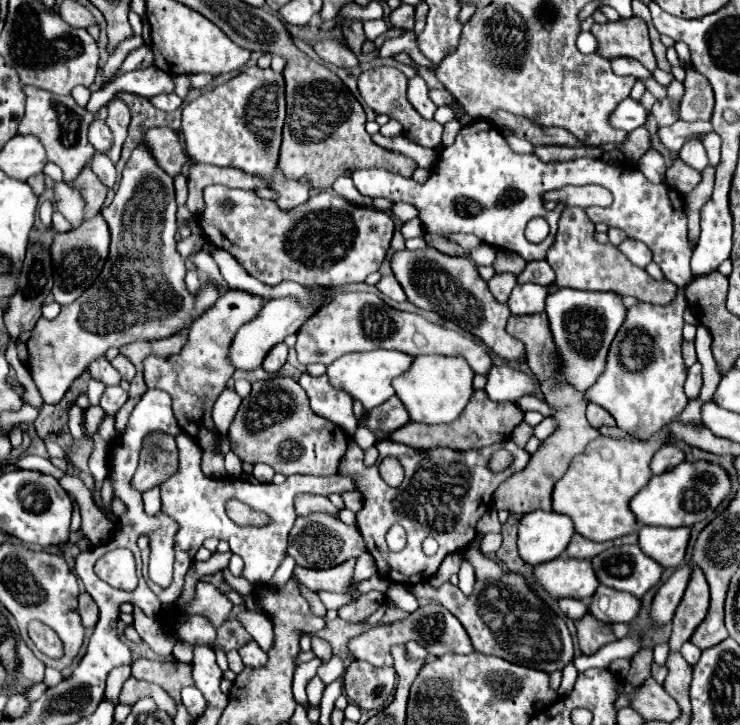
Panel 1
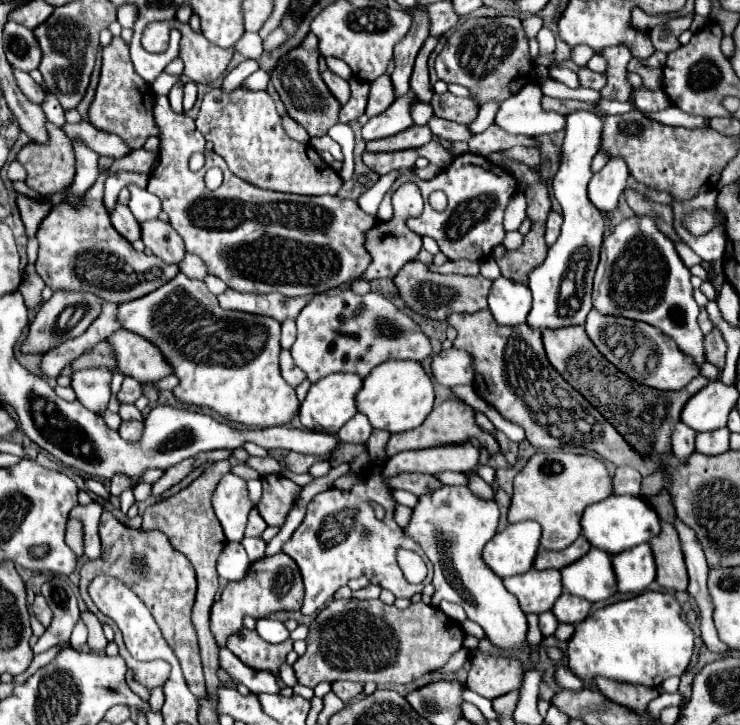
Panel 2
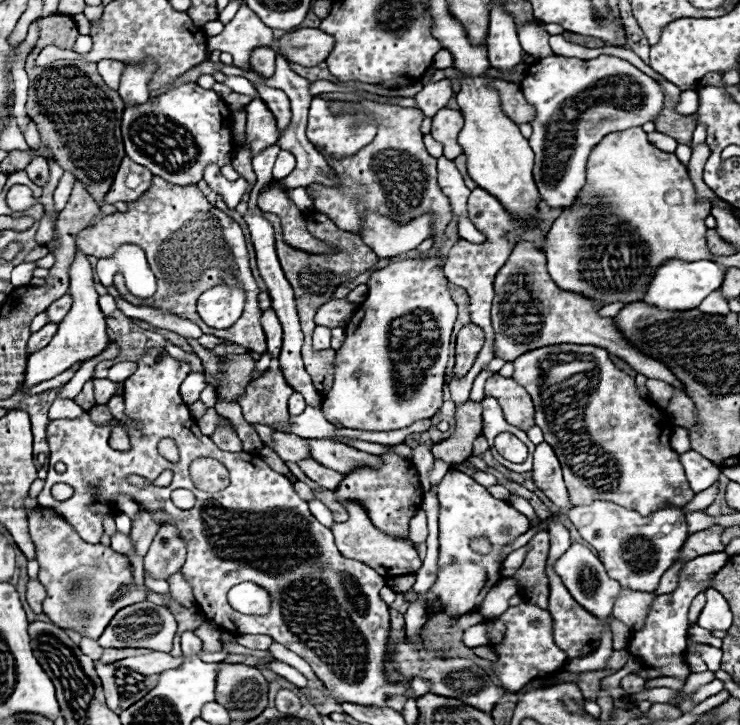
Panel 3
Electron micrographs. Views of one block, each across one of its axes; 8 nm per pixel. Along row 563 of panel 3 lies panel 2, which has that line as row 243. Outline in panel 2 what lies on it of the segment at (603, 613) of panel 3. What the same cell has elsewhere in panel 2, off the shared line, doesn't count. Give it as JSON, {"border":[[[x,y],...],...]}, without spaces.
{"border":[[[576,110],[566,114],[566,136],[564,136],[564,164],[552,180],[556,200],[564,210],[562,234],[554,246],[550,246],[546,260],[530,272],[530,290],[534,296],[532,310],[528,314],[528,326],[536,330],[564,328],[584,324],[586,314],[592,308],[592,278],[600,258],[604,218],[598,208],[588,200],[586,186],[592,178],[590,162],[600,150],[600,116],[588,110]]]}

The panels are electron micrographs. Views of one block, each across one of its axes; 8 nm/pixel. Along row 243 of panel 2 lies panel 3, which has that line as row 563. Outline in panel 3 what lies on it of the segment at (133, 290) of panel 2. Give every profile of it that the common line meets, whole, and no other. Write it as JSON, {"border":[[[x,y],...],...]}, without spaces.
{"border":[[[34,506],[28,512],[28,522],[30,522],[30,534],[32,534],[32,542],[36,546],[36,560],[40,564],[40,574],[38,580],[44,584],[48,598],[44,600],[44,614],[60,628],[70,628],[86,638],[98,638],[104,628],[108,626],[108,622],[114,618],[114,614],[118,610],[122,610],[124,606],[136,604],[146,600],[146,592],[134,586],[134,578],[132,578],[132,570],[130,570],[130,562],[124,554],[116,554],[112,548],[100,546],[100,544],[88,544],[84,542],[76,530],[60,516],[56,514],[52,508],[44,508],[44,506]]]}

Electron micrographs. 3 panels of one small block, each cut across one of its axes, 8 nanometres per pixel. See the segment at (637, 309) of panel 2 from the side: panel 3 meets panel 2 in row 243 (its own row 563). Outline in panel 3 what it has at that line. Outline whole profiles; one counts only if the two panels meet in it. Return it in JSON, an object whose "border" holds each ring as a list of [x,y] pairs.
{"border":[[[594,500],[588,506],[574,506],[566,512],[580,536],[598,550],[598,556],[612,578],[624,588],[654,592],[662,574],[674,564],[684,540],[688,538],[688,526],[682,508],[662,508],[650,516],[640,516],[608,500]]]}

